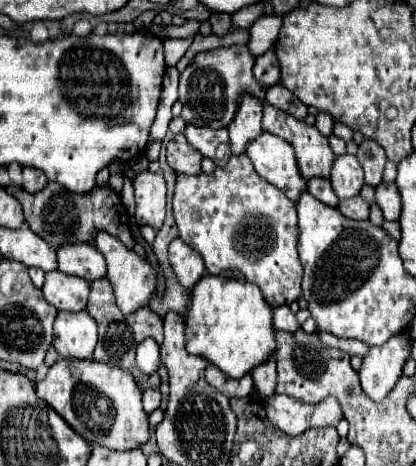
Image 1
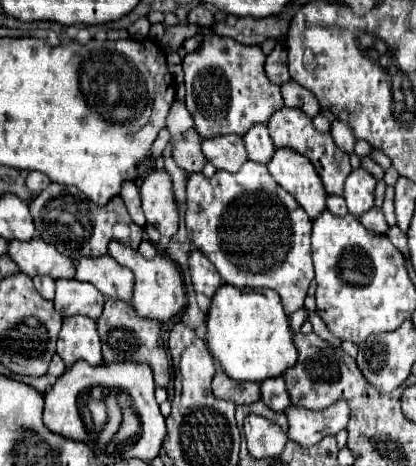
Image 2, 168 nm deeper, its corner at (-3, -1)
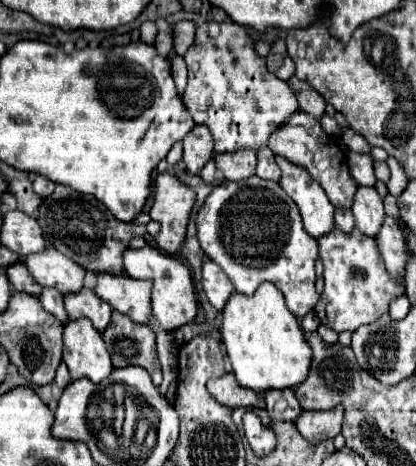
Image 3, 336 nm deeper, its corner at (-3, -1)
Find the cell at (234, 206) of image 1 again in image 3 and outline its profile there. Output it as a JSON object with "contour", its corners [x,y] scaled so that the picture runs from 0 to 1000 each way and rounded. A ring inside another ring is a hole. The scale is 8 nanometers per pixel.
{"contour":[[[620,378],[591,382],[582,391],[534,391],[510,408],[500,429],[490,433],[486,451],[471,468],[476,489],[476,515],[486,524],[486,536],[505,558],[514,558],[563,605],[567,622],[577,631],[606,635],[615,618],[630,605],[654,605],[668,614],[688,639],[688,652],[707,678],[736,678],[769,644],[769,631],[760,627],[760,588],[755,588],[755,562],[764,549],[764,519],[736,502],[726,489],[726,472],[716,464],[716,446],[697,421],[673,403],[673,395],[659,395],[649,386],[630,386]]]}

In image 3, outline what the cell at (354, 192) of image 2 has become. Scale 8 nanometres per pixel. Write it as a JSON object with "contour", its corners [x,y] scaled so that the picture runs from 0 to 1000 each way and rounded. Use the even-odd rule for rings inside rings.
{"contour":[[[865,399],[856,421],[851,421],[846,455],[851,455],[856,489],[880,506],[904,511],[909,498],[913,498],[913,485],[918,485],[918,476],[928,468],[923,438],[918,438],[918,425],[909,421],[904,403]]]}

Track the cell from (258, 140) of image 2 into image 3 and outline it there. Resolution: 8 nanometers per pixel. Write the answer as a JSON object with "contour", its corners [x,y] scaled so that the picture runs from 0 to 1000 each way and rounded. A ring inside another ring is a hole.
{"contour":[[[644,318],[620,322],[620,361],[615,361],[615,378],[625,378],[630,386],[654,386],[654,391],[673,391],[673,361],[659,348],[659,330]]]}

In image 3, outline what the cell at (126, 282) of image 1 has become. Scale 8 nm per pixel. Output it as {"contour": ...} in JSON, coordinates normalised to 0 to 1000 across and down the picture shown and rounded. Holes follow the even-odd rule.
{"contour":[[[346,528],[337,536],[298,541],[298,575],[313,597],[365,601],[365,678],[389,695],[389,708],[428,708],[433,700],[462,691],[476,674],[476,644],[462,609],[462,592],[452,571],[423,549],[404,549],[365,528]]]}

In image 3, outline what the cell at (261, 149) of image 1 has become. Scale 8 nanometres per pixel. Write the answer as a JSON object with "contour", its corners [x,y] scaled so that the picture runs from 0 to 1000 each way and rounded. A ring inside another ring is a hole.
{"contour":[[[663,335],[663,348],[678,361],[678,408],[712,433],[731,494],[750,511],[774,511],[793,502],[803,481],[803,442],[793,438],[784,412],[774,412],[774,399],[740,373],[726,369],[726,361],[707,361],[707,352],[688,352],[673,335]]]}

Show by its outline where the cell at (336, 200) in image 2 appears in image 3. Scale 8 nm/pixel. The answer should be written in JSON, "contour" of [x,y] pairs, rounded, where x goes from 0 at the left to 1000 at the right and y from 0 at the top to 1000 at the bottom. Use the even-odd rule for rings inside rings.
{"contour":[[[808,446],[808,489],[817,489],[827,502],[841,502],[851,494],[851,464],[832,446]]]}

